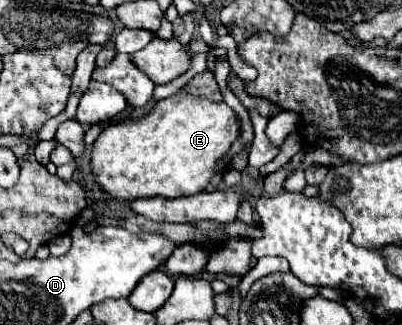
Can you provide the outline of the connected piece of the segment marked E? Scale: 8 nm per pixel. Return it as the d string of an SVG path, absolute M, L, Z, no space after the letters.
M178 92L170 98L160 100L154 110L132 122L122 122L116 126L106 126L102 134L96 138L92 148L92 174L96 178L96 184L108 194L104 200L136 200L136 198L180 198L180 196L192 196L196 192L202 192L212 176L216 174L216 162L222 160L222 156L230 150L232 142L238 136L238 122L232 108L228 108L224 102L216 104L208 98L194 98L184 92Z

